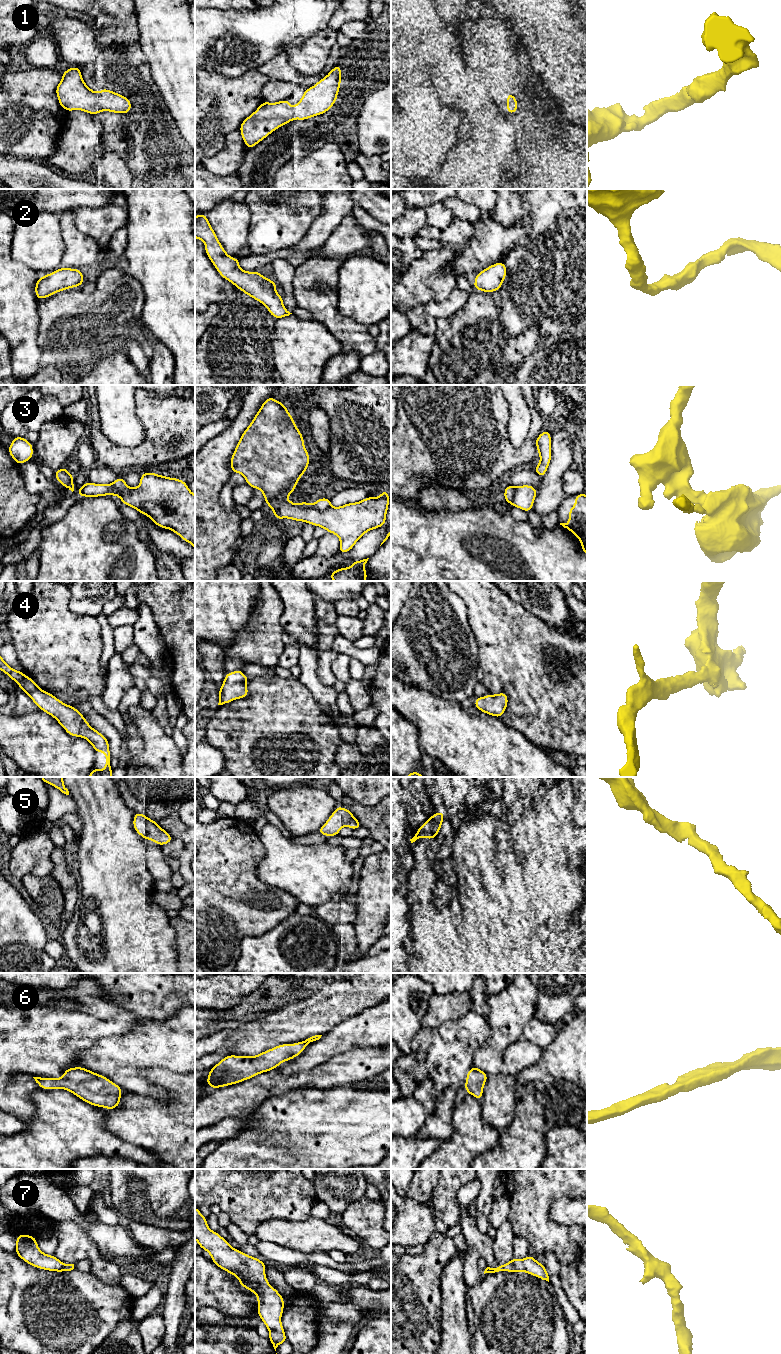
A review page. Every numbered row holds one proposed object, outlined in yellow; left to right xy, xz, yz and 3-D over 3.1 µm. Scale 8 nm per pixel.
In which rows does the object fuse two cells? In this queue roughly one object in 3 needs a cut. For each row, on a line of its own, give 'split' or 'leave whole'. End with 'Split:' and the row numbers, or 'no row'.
1: leave whole
2: leave whole
3: split
4: leave whole
5: leave whole
6: leave whole
7: leave whole
Split: 3

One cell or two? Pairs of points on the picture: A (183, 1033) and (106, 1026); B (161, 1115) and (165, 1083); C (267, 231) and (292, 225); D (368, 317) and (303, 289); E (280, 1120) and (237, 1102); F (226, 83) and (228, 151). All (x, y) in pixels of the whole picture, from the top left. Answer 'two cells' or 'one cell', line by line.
A: two cells
B: one cell
C: one cell
D: two cells
E: two cells
F: two cells

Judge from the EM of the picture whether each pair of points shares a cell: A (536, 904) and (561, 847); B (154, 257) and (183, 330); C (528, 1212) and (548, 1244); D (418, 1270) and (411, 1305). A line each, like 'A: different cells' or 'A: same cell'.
A: different cells
B: same cell
C: same cell
D: same cell

